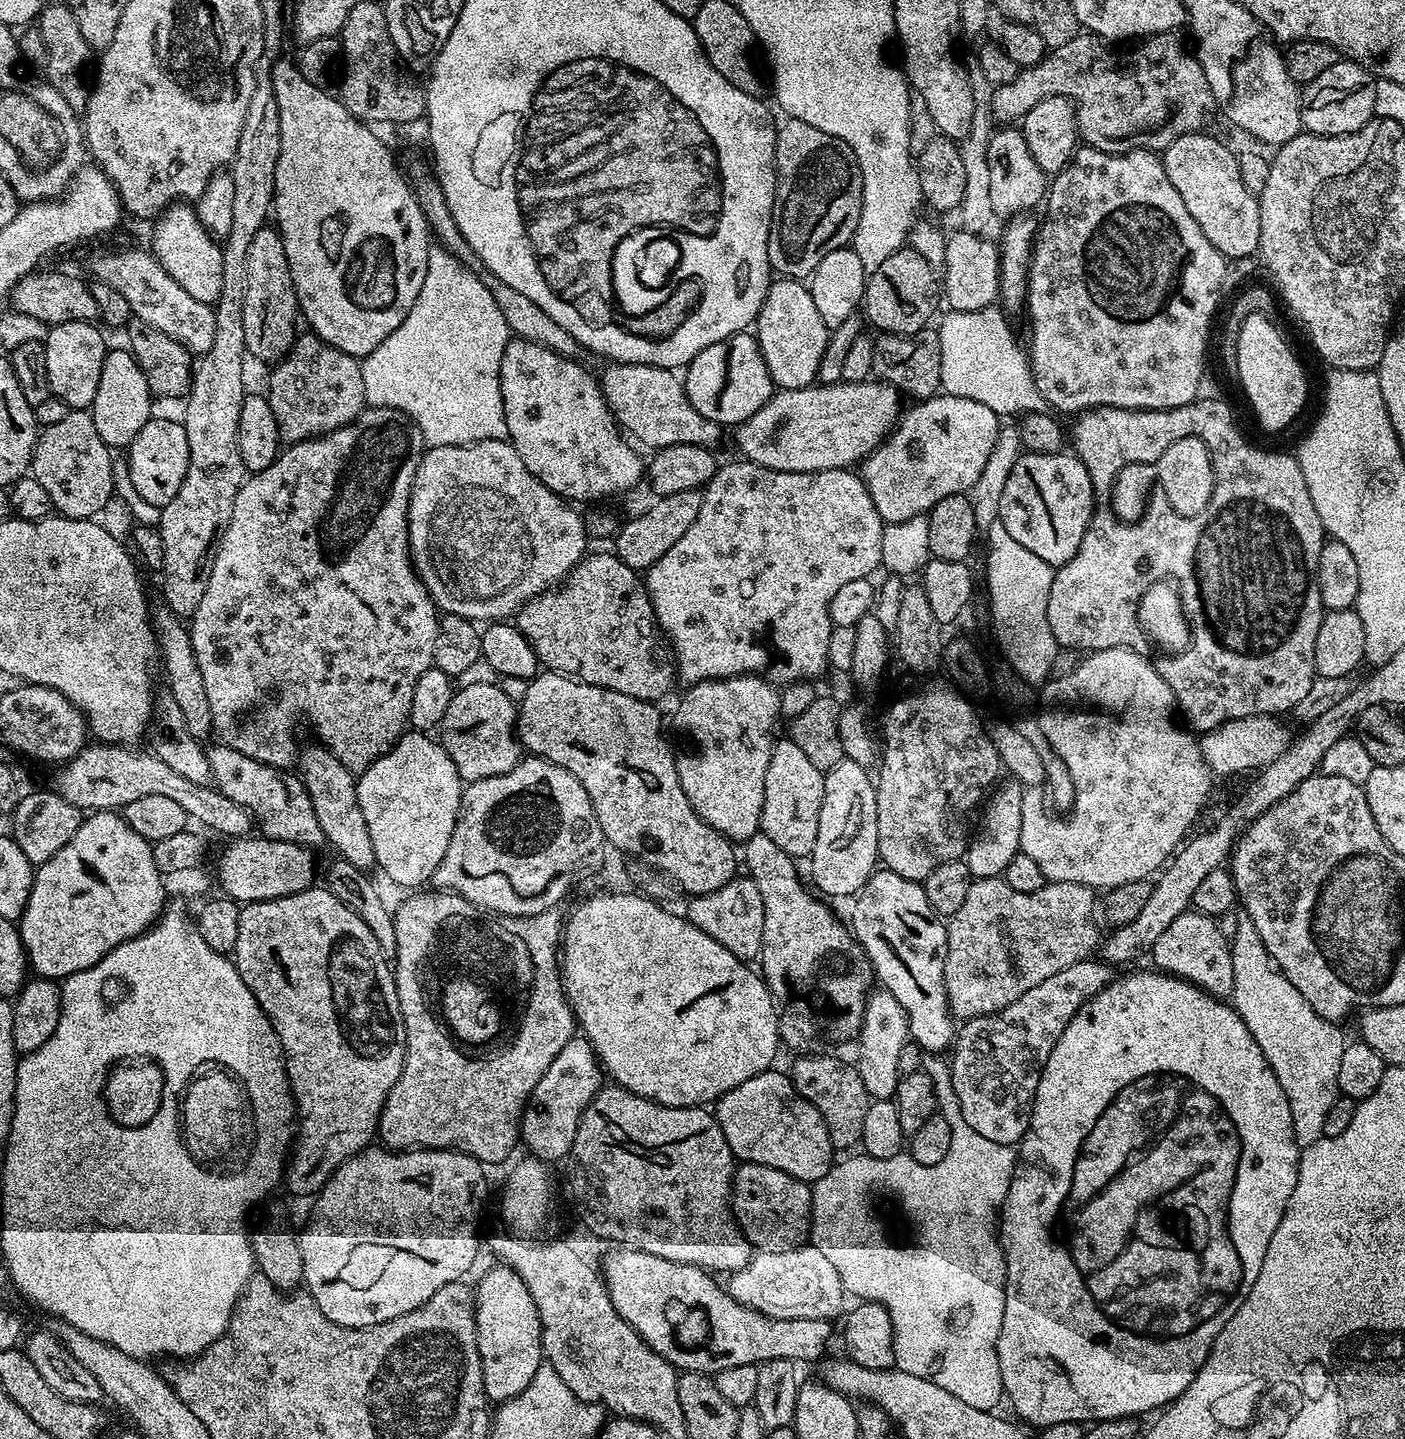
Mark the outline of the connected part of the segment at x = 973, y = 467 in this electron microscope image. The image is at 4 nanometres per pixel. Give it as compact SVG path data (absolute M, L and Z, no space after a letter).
M937 394L911 406L913 408L901 415L896 427L872 455L862 461L864 484L870 490L870 498L874 498L874 506L878 506L878 514L885 525L906 522L914 516L927 514L947 496L971 493L982 470L986 470L988 459L996 450L996 439L1002 427L1001 417L994 410L970 398Z

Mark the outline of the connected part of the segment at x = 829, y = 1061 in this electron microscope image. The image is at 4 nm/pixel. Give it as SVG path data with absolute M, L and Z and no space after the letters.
M804 1054L796 1058L788 1075L797 1092L820 1112L828 1128L832 1146L842 1152L862 1141L862 1129L866 1112L871 1106L870 1097L858 1069L853 1065L840 1062L830 1056L816 1057L815 1054Z

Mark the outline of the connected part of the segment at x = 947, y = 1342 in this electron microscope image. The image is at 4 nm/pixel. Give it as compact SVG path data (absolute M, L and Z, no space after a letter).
M936 1054L923 1057L923 1071L932 1077L936 1090L937 1109L946 1117L950 1126L950 1150L942 1162L934 1166L922 1166L911 1154L899 1154L892 1158L874 1158L865 1154L852 1156L849 1160L833 1163L832 1168L822 1178L810 1184L812 1189L812 1230L811 1243L815 1244L826 1258L838 1270L838 1278L842 1278L842 1286L849 1297L857 1296L857 1301L873 1300L890 1314L892 1323L892 1345L894 1346L895 1367L906 1374L914 1374L914 1378L926 1378L926 1382L934 1382L934 1386L942 1386L954 1398L966 1402L966 1406L974 1406L974 1410L987 1412L999 1409L1001 1400L1005 1399L1002 1370L998 1366L998 1334L1002 1330L1002 1314L1004 1313L1004 1275L1008 1267L1004 1265L1004 1249L998 1235L998 1209L1004 1203L1010 1190L1012 1171L1016 1168L1017 1153L1007 1144L990 1142L990 1138L982 1138L978 1130L970 1130L966 1126L966 1118L962 1118L962 1106L958 1106L958 1094L954 1094L952 1069L947 1059Z

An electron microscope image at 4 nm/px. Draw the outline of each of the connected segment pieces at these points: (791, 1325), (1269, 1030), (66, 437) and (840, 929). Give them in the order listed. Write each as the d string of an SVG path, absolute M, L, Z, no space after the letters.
M637 1248L613 1249L604 1260L602 1279L614 1310L667 1364L680 1372L715 1374L730 1370L730 1366L759 1366L774 1358L819 1361L832 1340L831 1320L770 1320L756 1309L742 1306L721 1285L719 1288L717 1277L705 1269L670 1262Z
M1240 908L1233 916L1234 934L1231 933L1230 943L1234 990L1230 1000L1290 1102L1295 1142L1303 1150L1323 1139L1326 1113L1339 1097L1338 1071L1346 1037L1337 1023L1318 1015L1294 984L1273 967L1249 912Z
M70 410L62 422L47 425L37 435L32 451L30 474L50 494L53 509L69 520L90 520L113 499L113 449L102 442L88 410Z
M758 831L743 843L742 864L747 875L758 886L762 894L764 907L764 929L762 930L762 946L758 957L758 971L765 984L772 991L773 997L781 998L788 991L796 996L821 996L836 1013L832 1016L832 1036L836 1040L848 1040L860 1031L864 1005L869 993L874 988L874 973L870 958L864 948L852 935L849 925L844 924L823 904L819 895L808 893L809 885L800 881L796 870L795 859L779 849L764 832Z

